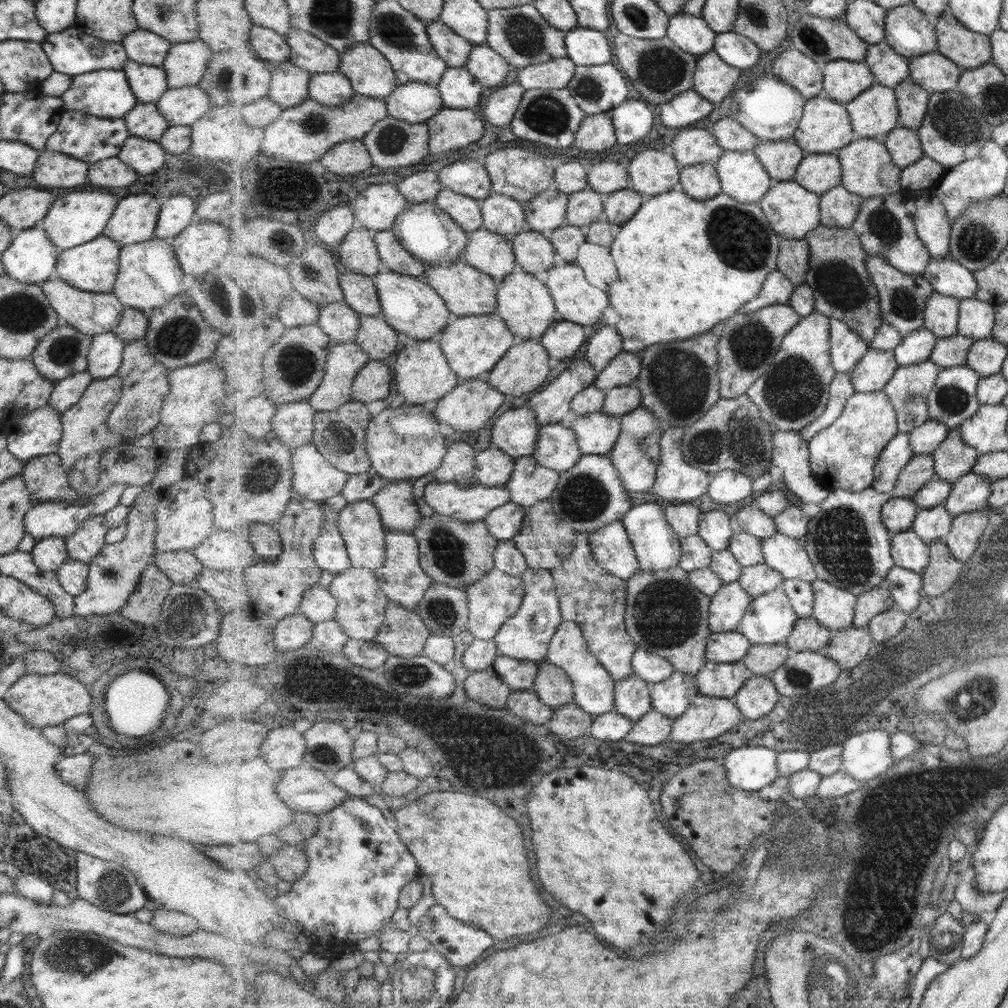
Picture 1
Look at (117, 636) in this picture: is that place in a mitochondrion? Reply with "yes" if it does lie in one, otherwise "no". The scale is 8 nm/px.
no

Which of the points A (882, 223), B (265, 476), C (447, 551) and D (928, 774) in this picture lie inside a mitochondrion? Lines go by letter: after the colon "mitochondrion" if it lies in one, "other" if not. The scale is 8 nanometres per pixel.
A: mitochondrion
B: mitochondrion
C: mitochondrion
D: mitochondrion

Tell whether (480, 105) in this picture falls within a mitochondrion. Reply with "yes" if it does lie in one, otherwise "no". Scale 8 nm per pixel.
no

